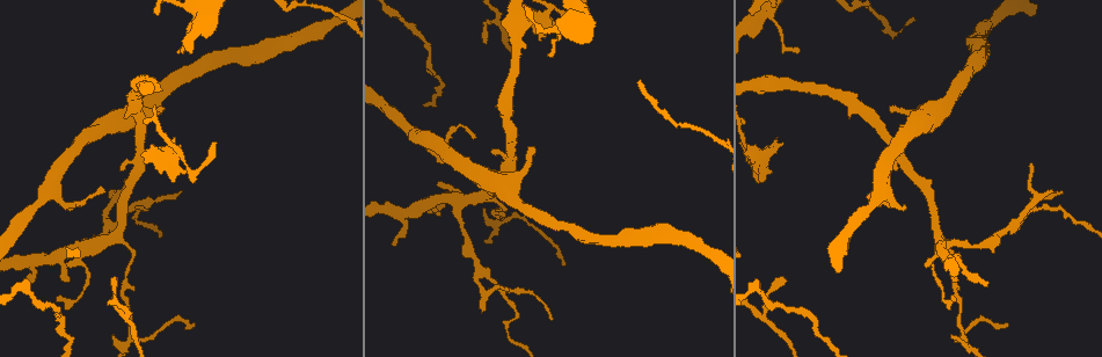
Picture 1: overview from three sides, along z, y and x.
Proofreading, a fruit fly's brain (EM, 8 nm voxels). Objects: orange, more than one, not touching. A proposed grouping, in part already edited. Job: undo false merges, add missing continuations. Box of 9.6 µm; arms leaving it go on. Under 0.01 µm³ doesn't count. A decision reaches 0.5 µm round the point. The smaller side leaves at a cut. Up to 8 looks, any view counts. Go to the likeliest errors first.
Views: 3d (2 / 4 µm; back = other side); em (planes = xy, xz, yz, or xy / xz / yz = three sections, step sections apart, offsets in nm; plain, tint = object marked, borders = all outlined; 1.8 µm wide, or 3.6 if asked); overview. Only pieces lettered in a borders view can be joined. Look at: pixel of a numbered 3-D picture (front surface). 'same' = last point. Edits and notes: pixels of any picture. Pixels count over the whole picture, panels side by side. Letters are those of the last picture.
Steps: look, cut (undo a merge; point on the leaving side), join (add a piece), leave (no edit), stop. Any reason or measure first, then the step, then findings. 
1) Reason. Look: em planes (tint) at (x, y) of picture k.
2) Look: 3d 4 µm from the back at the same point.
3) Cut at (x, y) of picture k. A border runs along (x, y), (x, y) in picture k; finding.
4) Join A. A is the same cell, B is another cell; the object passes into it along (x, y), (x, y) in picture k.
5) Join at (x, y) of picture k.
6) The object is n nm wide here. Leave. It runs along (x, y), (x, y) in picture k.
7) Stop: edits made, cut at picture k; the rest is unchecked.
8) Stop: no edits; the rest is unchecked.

Sudden change in width. Look: 3d 4 µm at (198, 11) of picture 1.

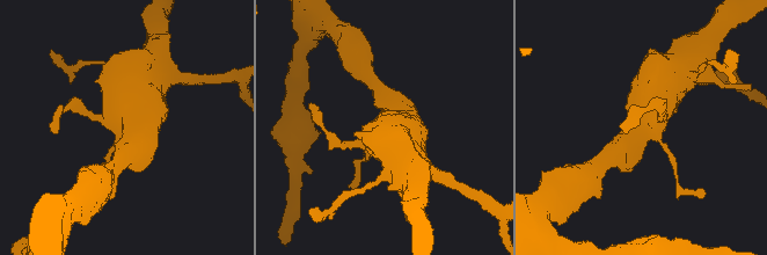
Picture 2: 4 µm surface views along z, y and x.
Now the EM. Look: em 3.6 µm planes (borders) at (658, 132) of picture 2.

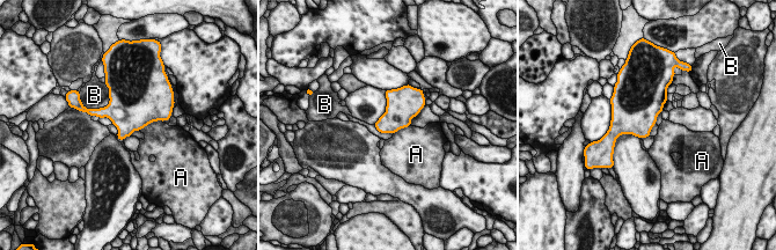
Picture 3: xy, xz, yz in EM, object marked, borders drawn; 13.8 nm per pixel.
Leave. A and B are other cells; one neuron here.

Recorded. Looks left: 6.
A fork. Look: em xy step 8 (tint) at (494, 20) of picture 1.

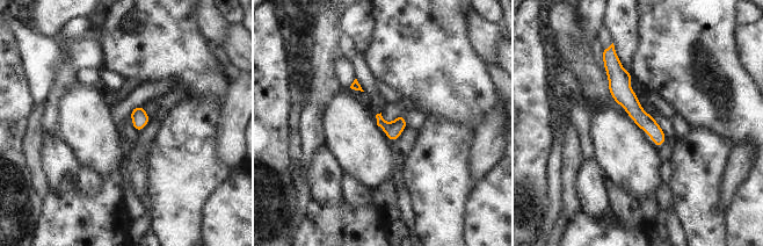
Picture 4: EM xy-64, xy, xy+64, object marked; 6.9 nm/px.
Cut it another way. Look: em yz step 8 (borders) at the same point.

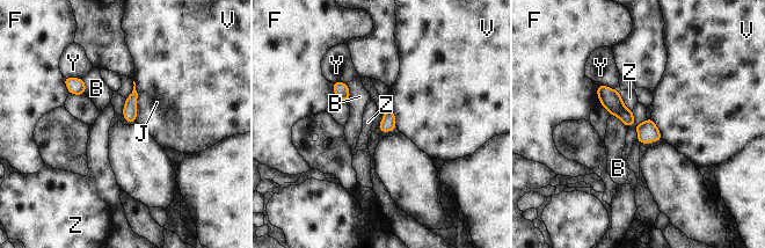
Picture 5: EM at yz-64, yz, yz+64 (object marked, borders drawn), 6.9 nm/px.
Leave. B, F, J, V, Y and Z are other cells; a border runs along (620, 94), (624, 103), (632, 110) in picture 5; all the same neuron.

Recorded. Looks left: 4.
Look: em yz step 8 (borders) at (776, 138) of picture 1.

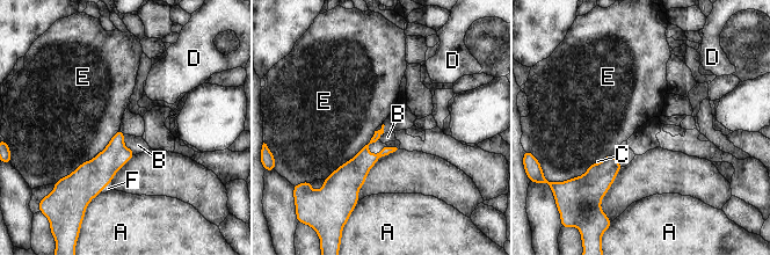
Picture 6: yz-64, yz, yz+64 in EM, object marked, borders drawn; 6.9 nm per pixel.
Leave. A, B, C, D, E and F are other cells; a border runs along (375, 130), (353, 157), (324, 180) in picture 6; none of them fits.

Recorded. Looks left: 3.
An open end. Look: em 3.6 µm planes (borders) at (164, 109) of picture 1.

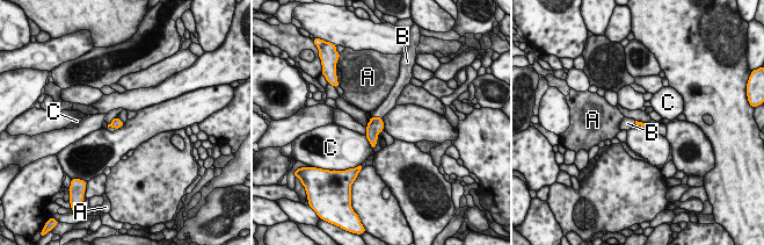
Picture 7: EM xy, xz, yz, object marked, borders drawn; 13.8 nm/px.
Join at (388, 103) of picture 7. B is the same cell, A and C are other cells; it goes on there.

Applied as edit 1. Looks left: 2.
Stop: edits made, join at picture 7; the rest is unchecked.

